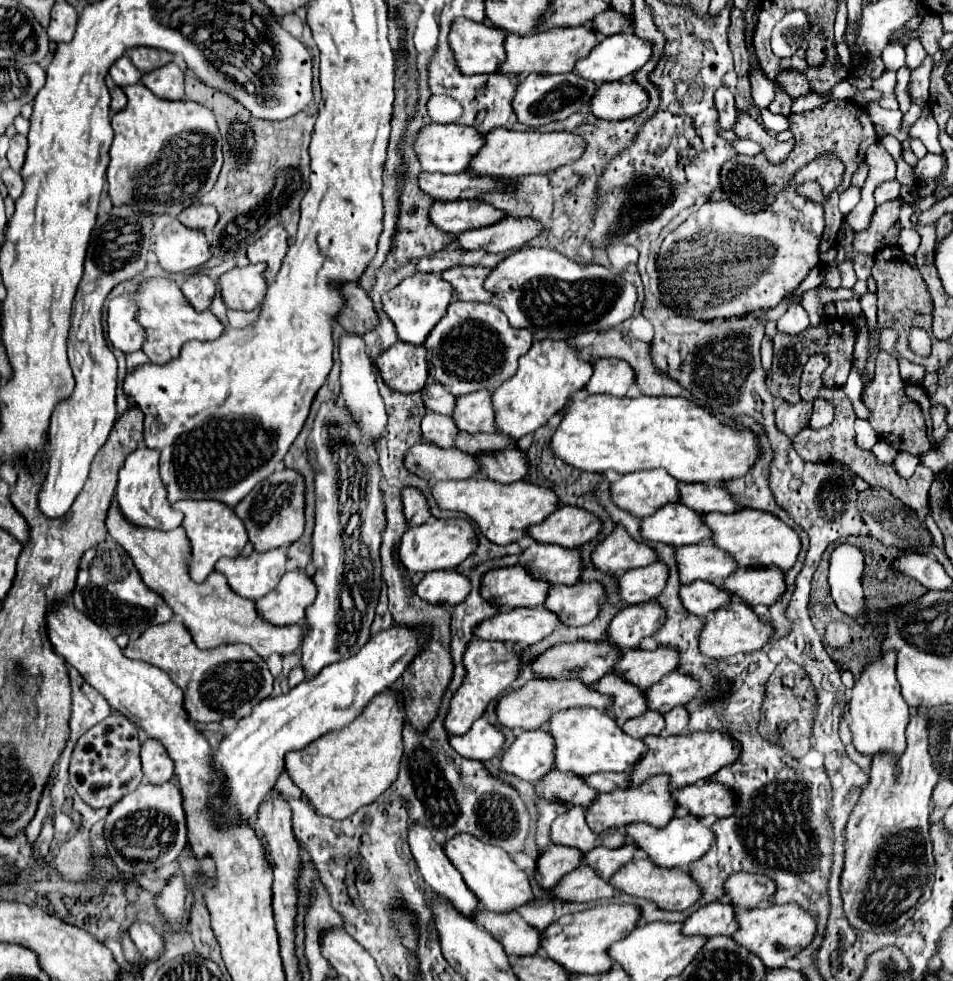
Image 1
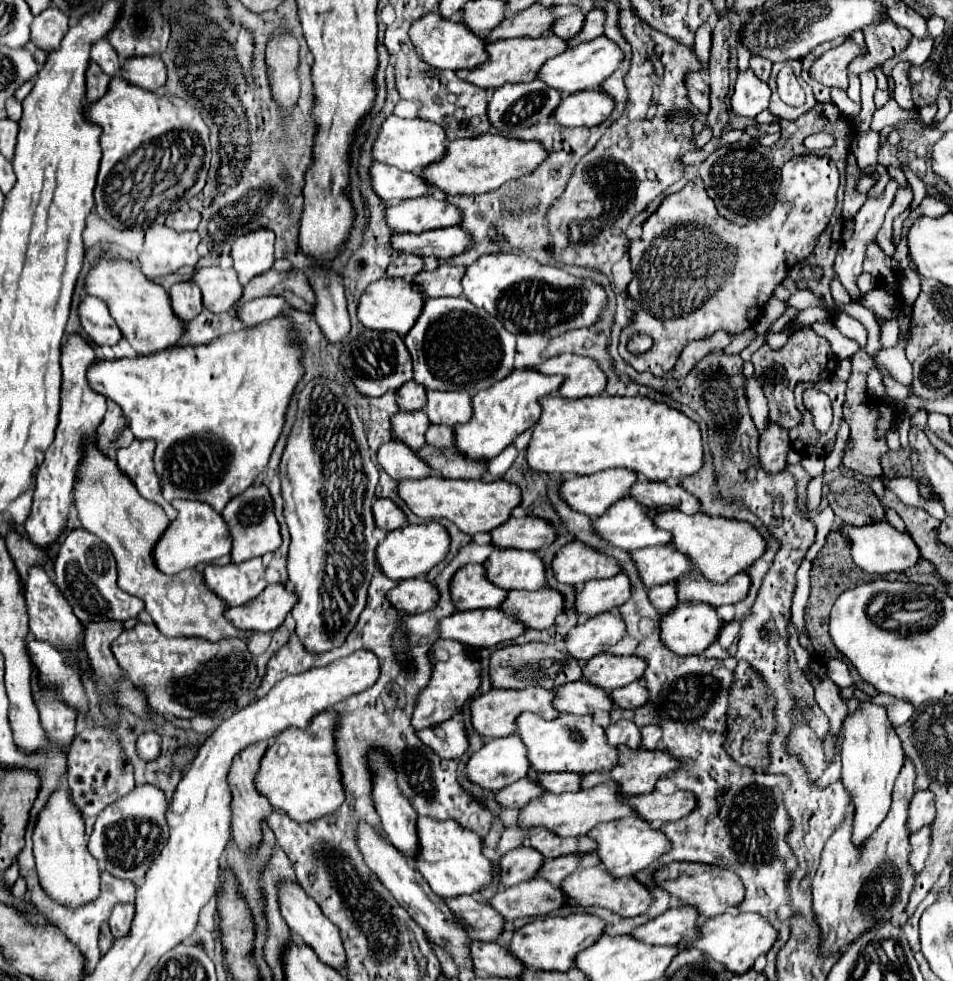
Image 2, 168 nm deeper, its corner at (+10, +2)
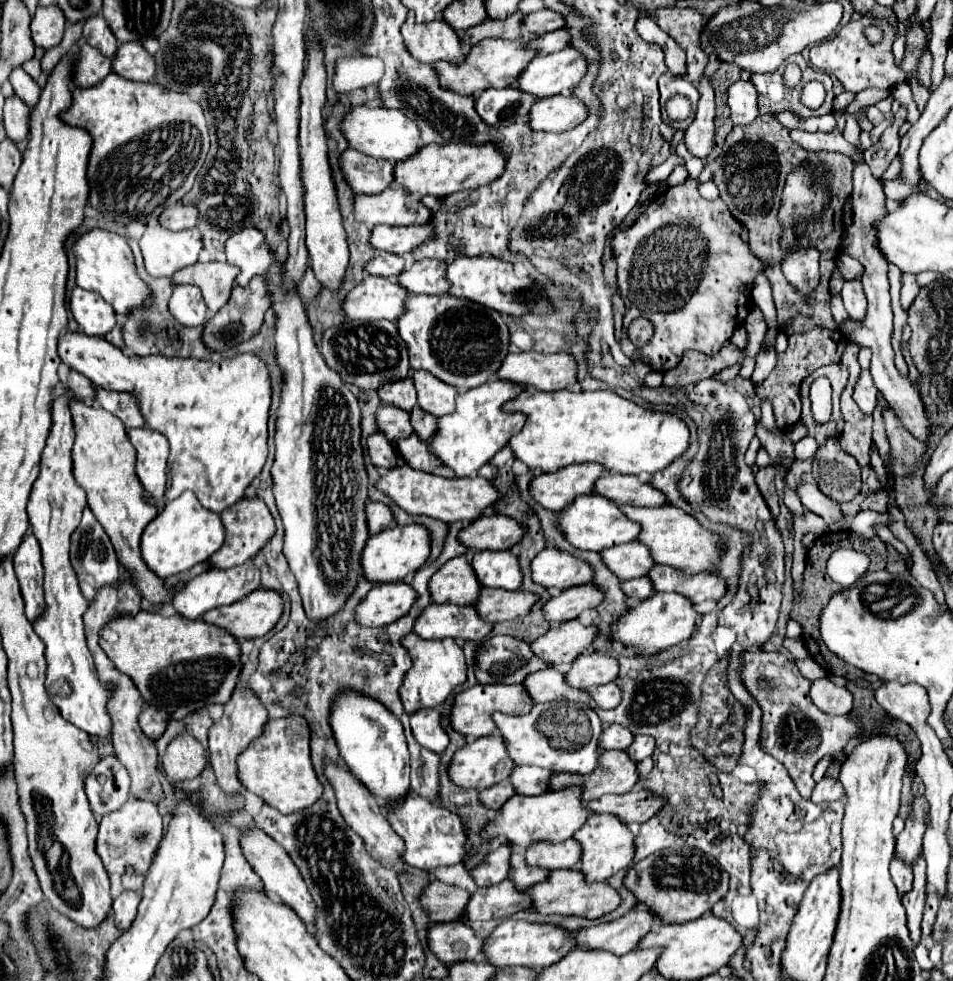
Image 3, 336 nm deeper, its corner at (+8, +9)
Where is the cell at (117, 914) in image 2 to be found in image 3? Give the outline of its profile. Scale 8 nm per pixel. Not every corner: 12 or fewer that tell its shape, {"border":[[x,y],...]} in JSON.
{"border":[[123,891],[113,901],[119,931],[129,929],[141,895]]}

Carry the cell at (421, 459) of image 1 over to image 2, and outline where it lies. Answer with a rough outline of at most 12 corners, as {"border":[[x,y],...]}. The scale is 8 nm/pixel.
{"border":[[379,446],[377,462],[397,482],[433,474],[409,446]]}

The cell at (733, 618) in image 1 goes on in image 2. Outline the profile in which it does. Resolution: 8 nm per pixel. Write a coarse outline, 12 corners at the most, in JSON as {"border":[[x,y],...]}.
{"border":[[679,602],[659,624],[679,656],[715,642],[721,620],[705,602]]}

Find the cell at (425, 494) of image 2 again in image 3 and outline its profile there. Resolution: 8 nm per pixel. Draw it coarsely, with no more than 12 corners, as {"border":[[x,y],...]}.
{"border":[[397,465],[377,483],[411,515],[475,521],[501,493],[485,477]]}

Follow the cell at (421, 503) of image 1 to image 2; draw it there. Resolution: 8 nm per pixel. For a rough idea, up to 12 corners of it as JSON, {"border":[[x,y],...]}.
{"border":[[389,498],[373,502],[375,526],[385,532],[405,526],[403,510]]}

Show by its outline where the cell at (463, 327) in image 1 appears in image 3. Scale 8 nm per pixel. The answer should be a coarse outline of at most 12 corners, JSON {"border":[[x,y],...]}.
{"border":[[409,295],[397,321],[411,369],[457,389],[495,379],[501,313]]}

